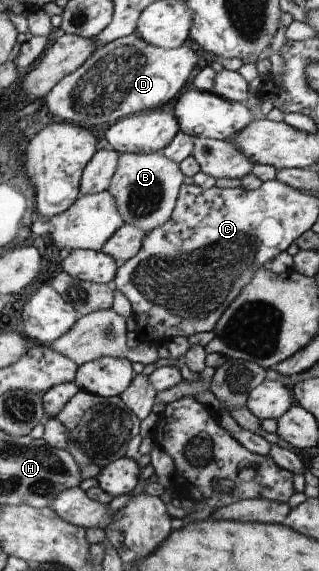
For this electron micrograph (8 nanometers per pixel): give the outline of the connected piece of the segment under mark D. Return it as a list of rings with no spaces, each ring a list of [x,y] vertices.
[[[135,34],[127,35],[95,49],[83,65],[60,80],[45,96],[47,110],[49,110],[49,116],[57,123],[82,124],[85,128],[113,124],[133,113],[159,109],[169,100],[173,100],[189,80],[195,66],[197,66],[197,54],[187,46],[164,49],[149,44]]]

